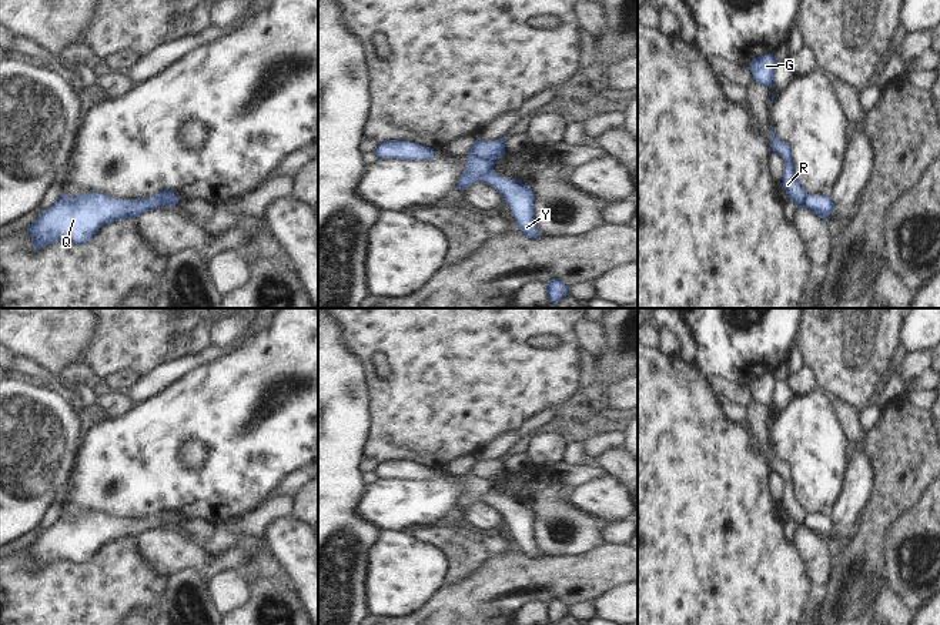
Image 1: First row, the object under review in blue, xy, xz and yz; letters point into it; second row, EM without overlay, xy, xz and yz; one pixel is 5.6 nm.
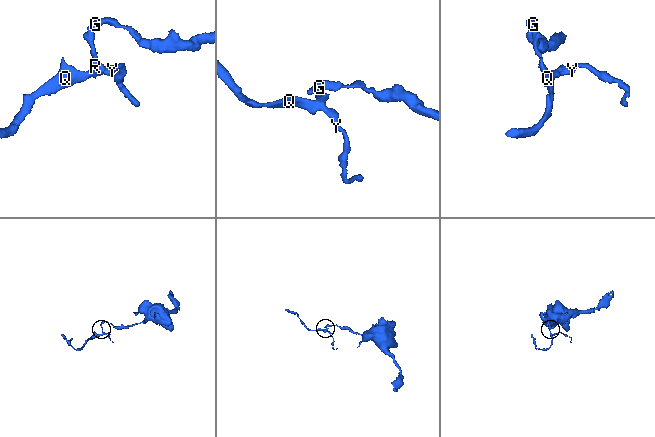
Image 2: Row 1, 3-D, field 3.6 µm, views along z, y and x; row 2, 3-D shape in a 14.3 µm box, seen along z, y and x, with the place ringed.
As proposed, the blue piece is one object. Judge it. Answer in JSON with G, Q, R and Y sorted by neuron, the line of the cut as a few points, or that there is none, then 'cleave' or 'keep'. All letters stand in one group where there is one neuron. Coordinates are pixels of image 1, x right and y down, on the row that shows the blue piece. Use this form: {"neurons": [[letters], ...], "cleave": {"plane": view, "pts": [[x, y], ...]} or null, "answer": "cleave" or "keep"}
{"neurons": [["G", "R"], ["Q", "Y"]], "cleave": {"plane": "xz", "pts": [[470, 153], [479, 159], [492, 160]]}, "answer": "cleave"}

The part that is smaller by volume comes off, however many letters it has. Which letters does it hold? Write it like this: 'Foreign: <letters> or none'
Foreign: Q, Y

